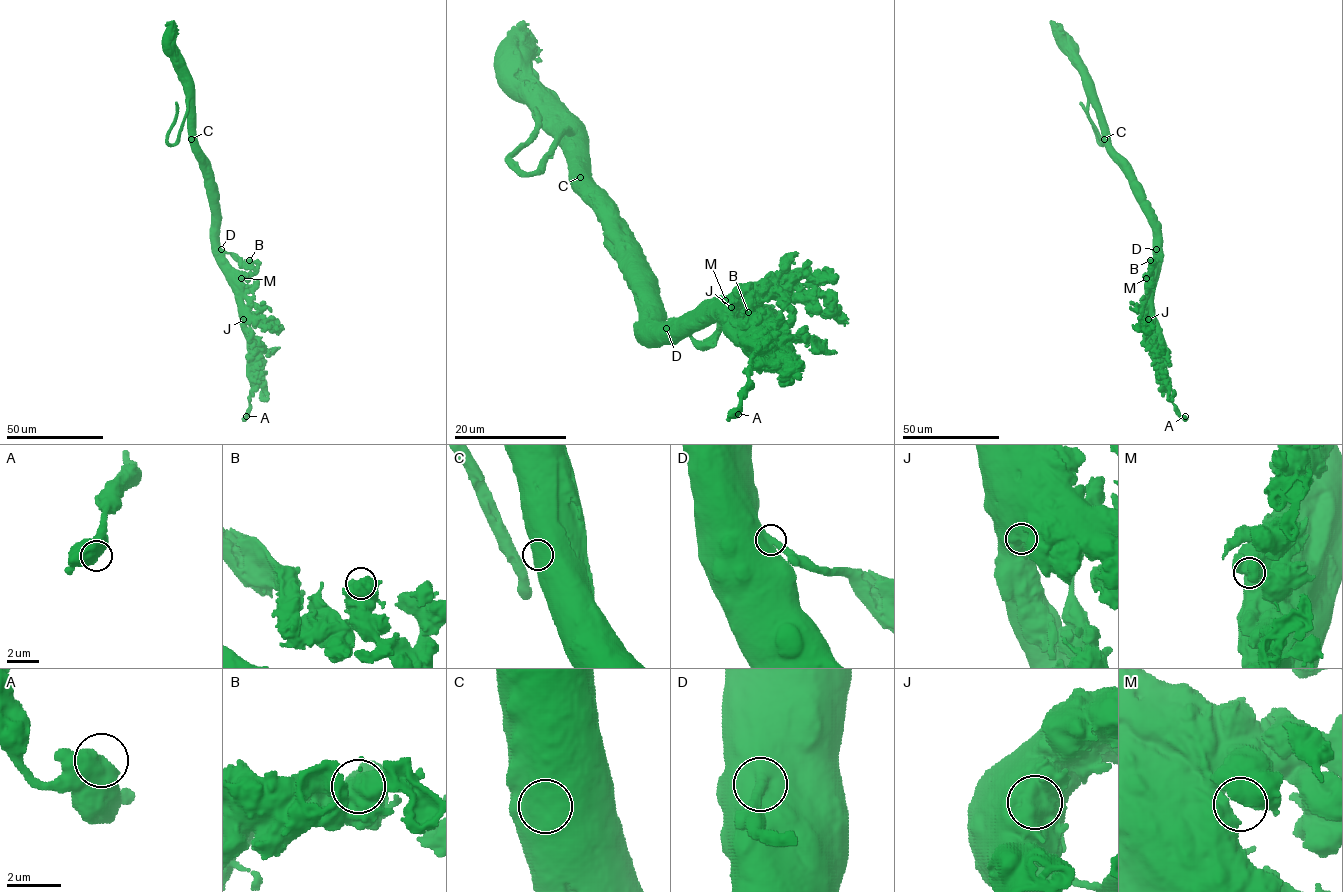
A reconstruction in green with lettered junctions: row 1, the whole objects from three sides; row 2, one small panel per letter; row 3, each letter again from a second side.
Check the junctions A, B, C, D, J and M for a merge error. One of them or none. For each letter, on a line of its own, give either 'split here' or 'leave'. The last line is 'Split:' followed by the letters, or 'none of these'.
A: leave
B: leave
C: leave
D: leave
J: leave
M: leave
Split: none of these

